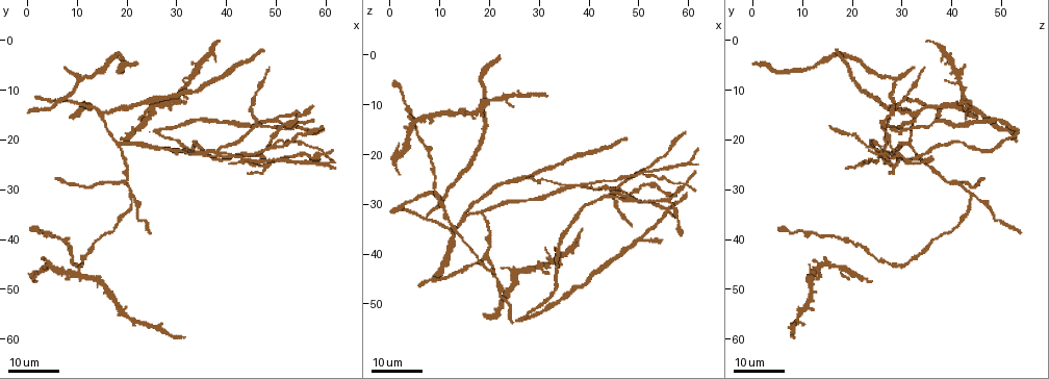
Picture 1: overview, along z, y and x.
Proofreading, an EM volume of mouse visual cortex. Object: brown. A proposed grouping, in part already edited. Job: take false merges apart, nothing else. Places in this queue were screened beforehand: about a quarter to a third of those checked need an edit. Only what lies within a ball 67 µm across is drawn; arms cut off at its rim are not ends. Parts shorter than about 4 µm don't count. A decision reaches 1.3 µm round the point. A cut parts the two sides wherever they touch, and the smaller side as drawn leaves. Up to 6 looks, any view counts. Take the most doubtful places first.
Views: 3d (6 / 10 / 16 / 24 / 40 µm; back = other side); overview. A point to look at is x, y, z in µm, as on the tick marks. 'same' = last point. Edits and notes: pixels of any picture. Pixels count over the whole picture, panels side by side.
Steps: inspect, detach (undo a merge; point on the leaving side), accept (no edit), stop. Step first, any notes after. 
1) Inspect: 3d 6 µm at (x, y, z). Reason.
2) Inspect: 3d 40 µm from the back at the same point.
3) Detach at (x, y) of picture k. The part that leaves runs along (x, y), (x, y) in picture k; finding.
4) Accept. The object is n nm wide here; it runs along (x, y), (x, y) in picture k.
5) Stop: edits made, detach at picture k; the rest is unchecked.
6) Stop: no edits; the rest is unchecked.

Inspect: 3d 16 µm at (50.0, 21.5, 23.5). Thin arm on a thick one.

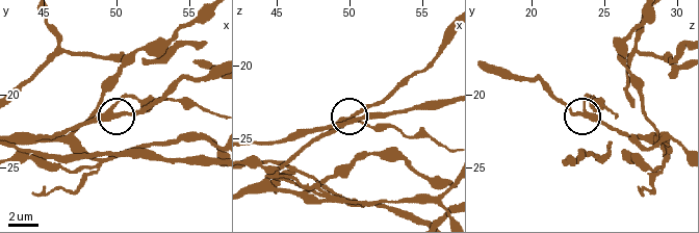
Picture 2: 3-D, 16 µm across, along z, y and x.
Inspect: 3d 6 µm at (50.0, 21.0, 23.8).

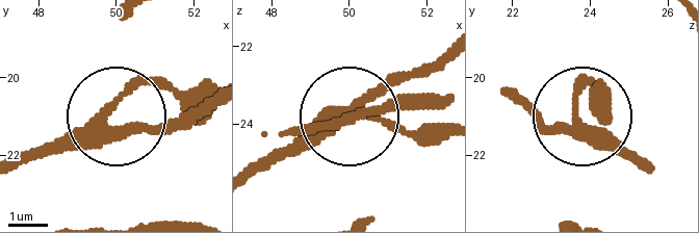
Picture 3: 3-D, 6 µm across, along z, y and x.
Accept. 3 arms meet here; continuous, no second cell.

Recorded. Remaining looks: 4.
Inspect: 3d 16 µm at (21.0, 31.5, 44.0). Three arms meet.

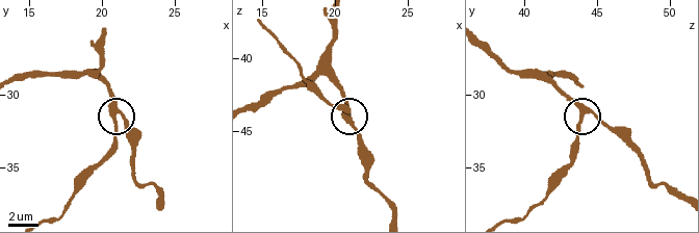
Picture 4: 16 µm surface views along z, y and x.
Inspect: 3d 10 µm at (21.0, 31.4, 44.0). Zoom in.

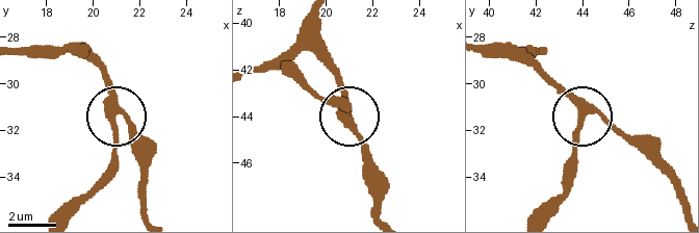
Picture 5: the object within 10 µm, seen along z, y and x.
Accept. 3 arms meet here; all the same cell.

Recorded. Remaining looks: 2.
Inspect: 3d 24 µm at (49.0, 25.0, 29.5).

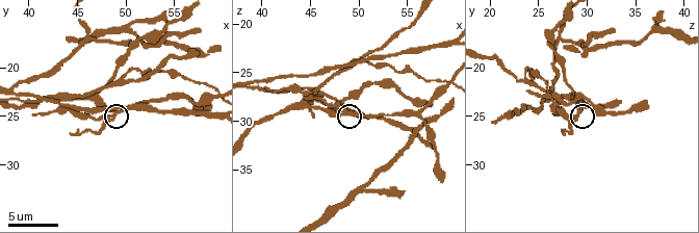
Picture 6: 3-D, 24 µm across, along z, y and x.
Inspect: 3d 6 µm at (49.0, 24.6, 29.0).

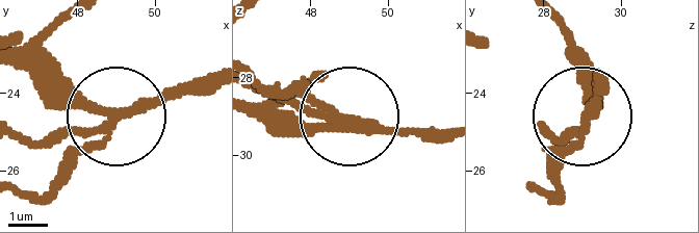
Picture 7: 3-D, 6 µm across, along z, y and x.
Detach at (84, 152) of picture 7. The side arm is 17 µm long; the part that leaves runs along (119, 115), (23, 135) in picture 7; two cells meet here.

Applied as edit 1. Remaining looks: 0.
Stop: edits made, detach at picture 7; the rest is unchecked.

